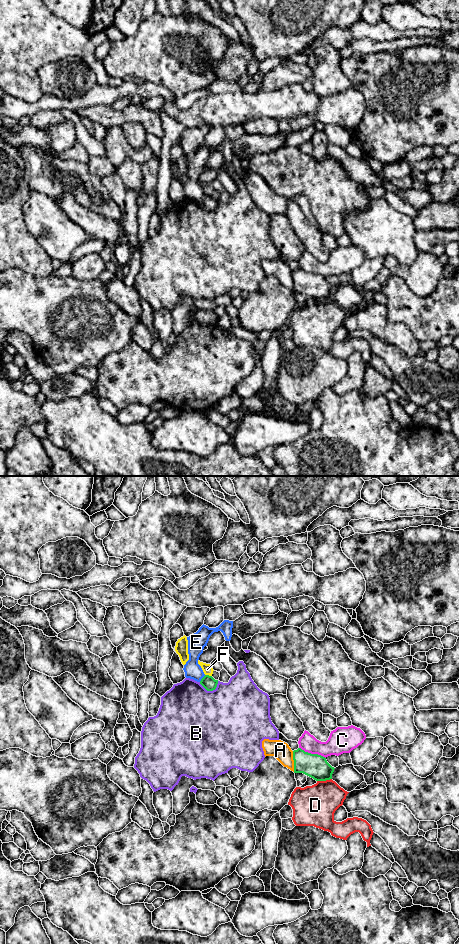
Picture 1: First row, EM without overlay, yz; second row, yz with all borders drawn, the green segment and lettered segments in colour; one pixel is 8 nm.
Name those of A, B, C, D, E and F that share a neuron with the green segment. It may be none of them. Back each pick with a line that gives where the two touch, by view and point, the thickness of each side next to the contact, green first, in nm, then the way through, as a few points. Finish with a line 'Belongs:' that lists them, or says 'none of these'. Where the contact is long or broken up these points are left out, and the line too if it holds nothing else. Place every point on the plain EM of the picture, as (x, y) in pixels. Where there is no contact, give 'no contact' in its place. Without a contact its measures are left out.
Belongs: none of these

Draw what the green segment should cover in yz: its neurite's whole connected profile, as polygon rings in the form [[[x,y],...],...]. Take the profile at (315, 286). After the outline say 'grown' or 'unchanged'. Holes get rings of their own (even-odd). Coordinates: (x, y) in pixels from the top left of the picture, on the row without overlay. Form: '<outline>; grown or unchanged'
[[[301,268],[293,271],[294,293],[303,293],[316,301],[332,299],[334,287],[325,277],[305,272]]]; unchanged

